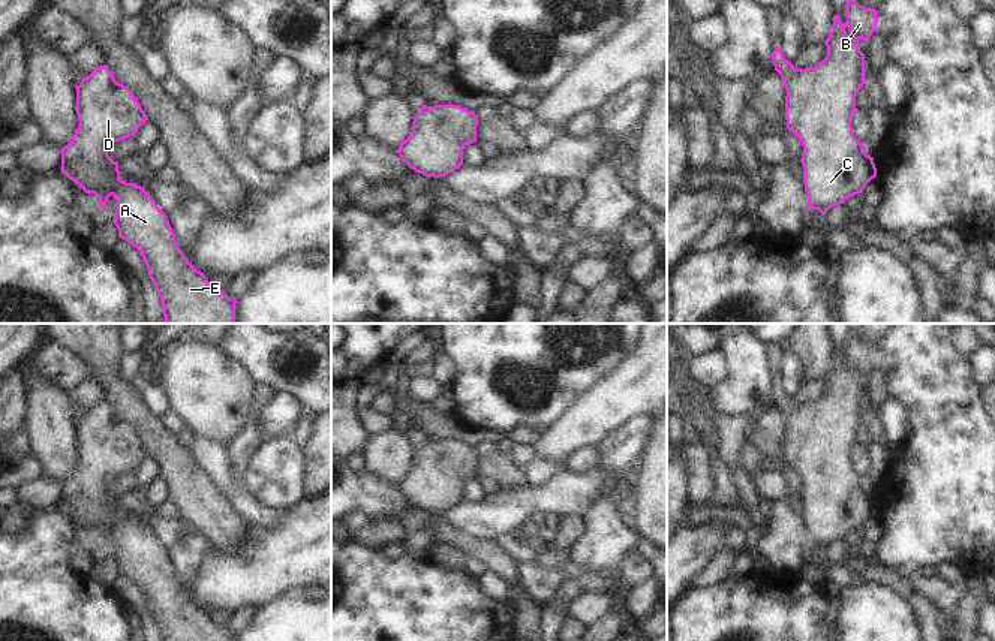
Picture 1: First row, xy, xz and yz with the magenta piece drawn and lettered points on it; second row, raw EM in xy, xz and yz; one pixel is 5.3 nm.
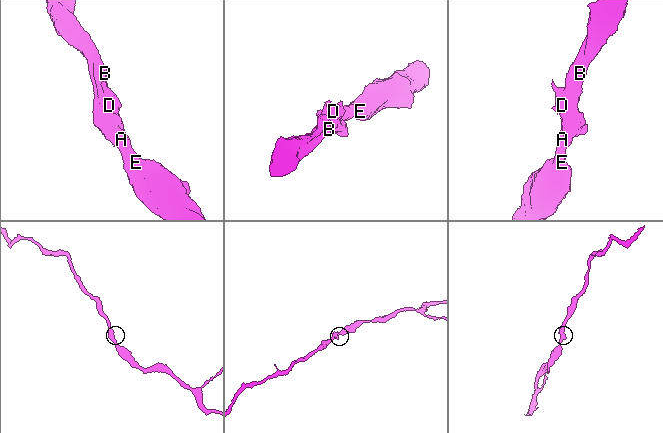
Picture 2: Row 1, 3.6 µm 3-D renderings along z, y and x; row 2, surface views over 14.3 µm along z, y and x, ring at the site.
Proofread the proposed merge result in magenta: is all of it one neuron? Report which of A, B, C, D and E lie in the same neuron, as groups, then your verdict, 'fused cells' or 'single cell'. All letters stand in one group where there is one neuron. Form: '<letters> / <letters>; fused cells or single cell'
A B C D E; single cell

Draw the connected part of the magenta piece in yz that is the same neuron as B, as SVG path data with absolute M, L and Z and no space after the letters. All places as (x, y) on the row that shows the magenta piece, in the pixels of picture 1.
M856 0L847 3L844 13L847 22L841 22L841 16L833 16L833 25L829 37L824 40L827 55L814 67L796 69L782 54L779 46L772 52L775 70L781 75L785 96L785 120L787 129L793 132L803 145L802 165L803 165L803 184L808 196L808 208L818 210L823 216L836 205L845 202L847 198L863 192L865 186L877 177L874 157L863 151L863 142L857 141L853 133L851 117L856 108L856 96L865 81L865 54L859 49L859 40L868 43L872 33L877 30L878 12L859 4Z

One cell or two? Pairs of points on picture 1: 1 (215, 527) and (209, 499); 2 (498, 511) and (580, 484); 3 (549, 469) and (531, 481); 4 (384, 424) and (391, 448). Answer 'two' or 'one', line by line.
1: one
2: one
3: one
4: two

